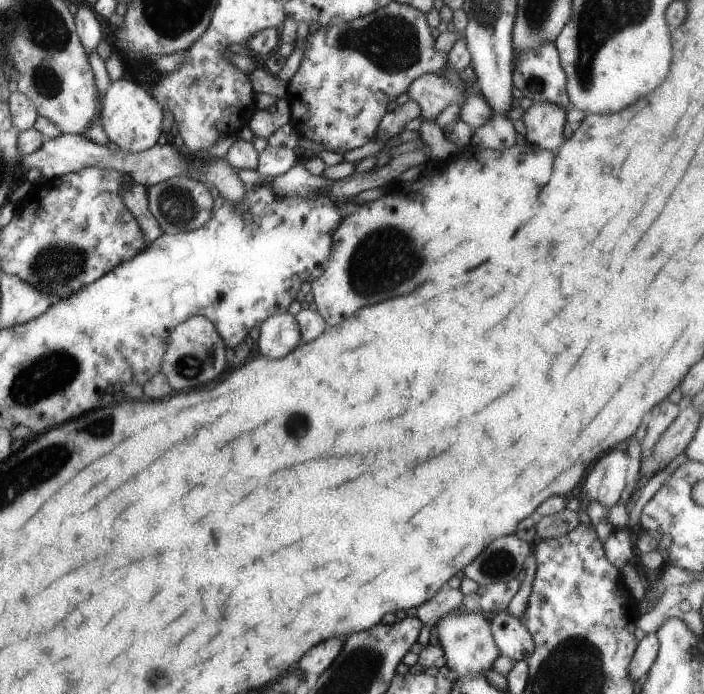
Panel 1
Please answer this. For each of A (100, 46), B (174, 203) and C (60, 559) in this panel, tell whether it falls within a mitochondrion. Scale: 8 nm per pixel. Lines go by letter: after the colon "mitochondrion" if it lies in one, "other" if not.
A: other
B: mitochondrion
C: other

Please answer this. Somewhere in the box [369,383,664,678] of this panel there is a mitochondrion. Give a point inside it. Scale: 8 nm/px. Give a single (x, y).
(499, 564)

